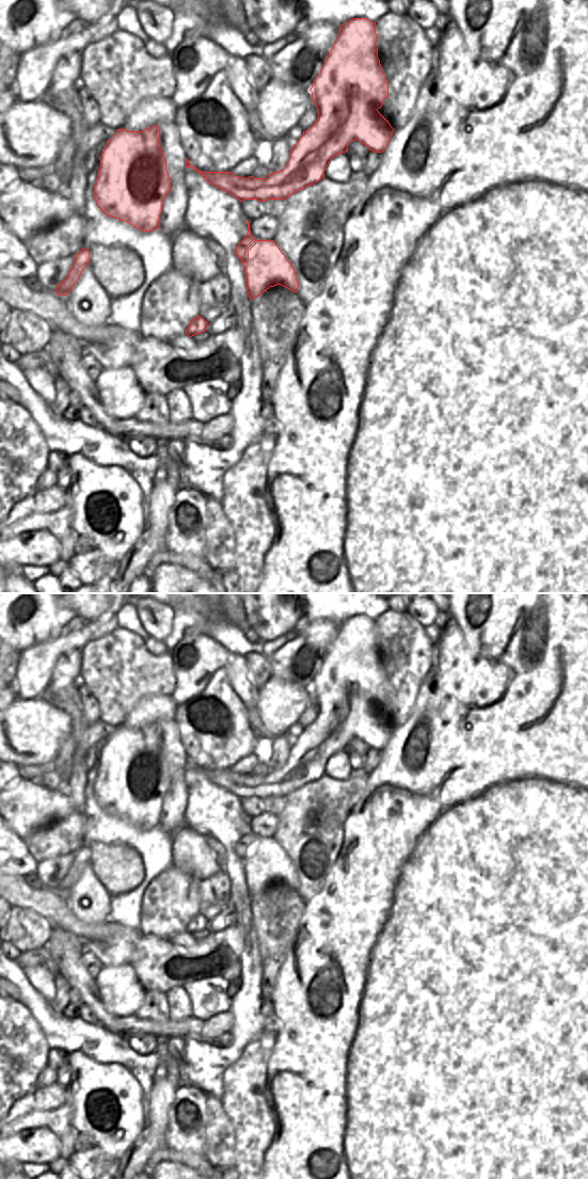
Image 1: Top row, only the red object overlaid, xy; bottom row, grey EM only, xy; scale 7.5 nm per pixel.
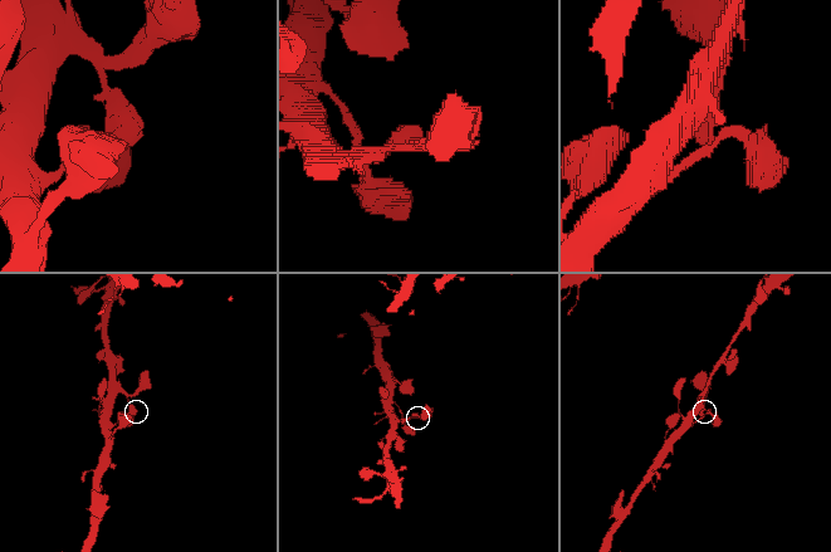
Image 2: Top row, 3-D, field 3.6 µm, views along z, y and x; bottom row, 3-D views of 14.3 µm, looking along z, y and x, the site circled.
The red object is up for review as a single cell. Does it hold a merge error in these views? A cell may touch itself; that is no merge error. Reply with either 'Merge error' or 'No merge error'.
No merge error

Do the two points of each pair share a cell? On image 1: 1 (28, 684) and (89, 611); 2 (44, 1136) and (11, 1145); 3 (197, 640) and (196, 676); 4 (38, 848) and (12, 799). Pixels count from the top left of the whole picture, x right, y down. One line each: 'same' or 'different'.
1: different
2: same
3: same
4: different

